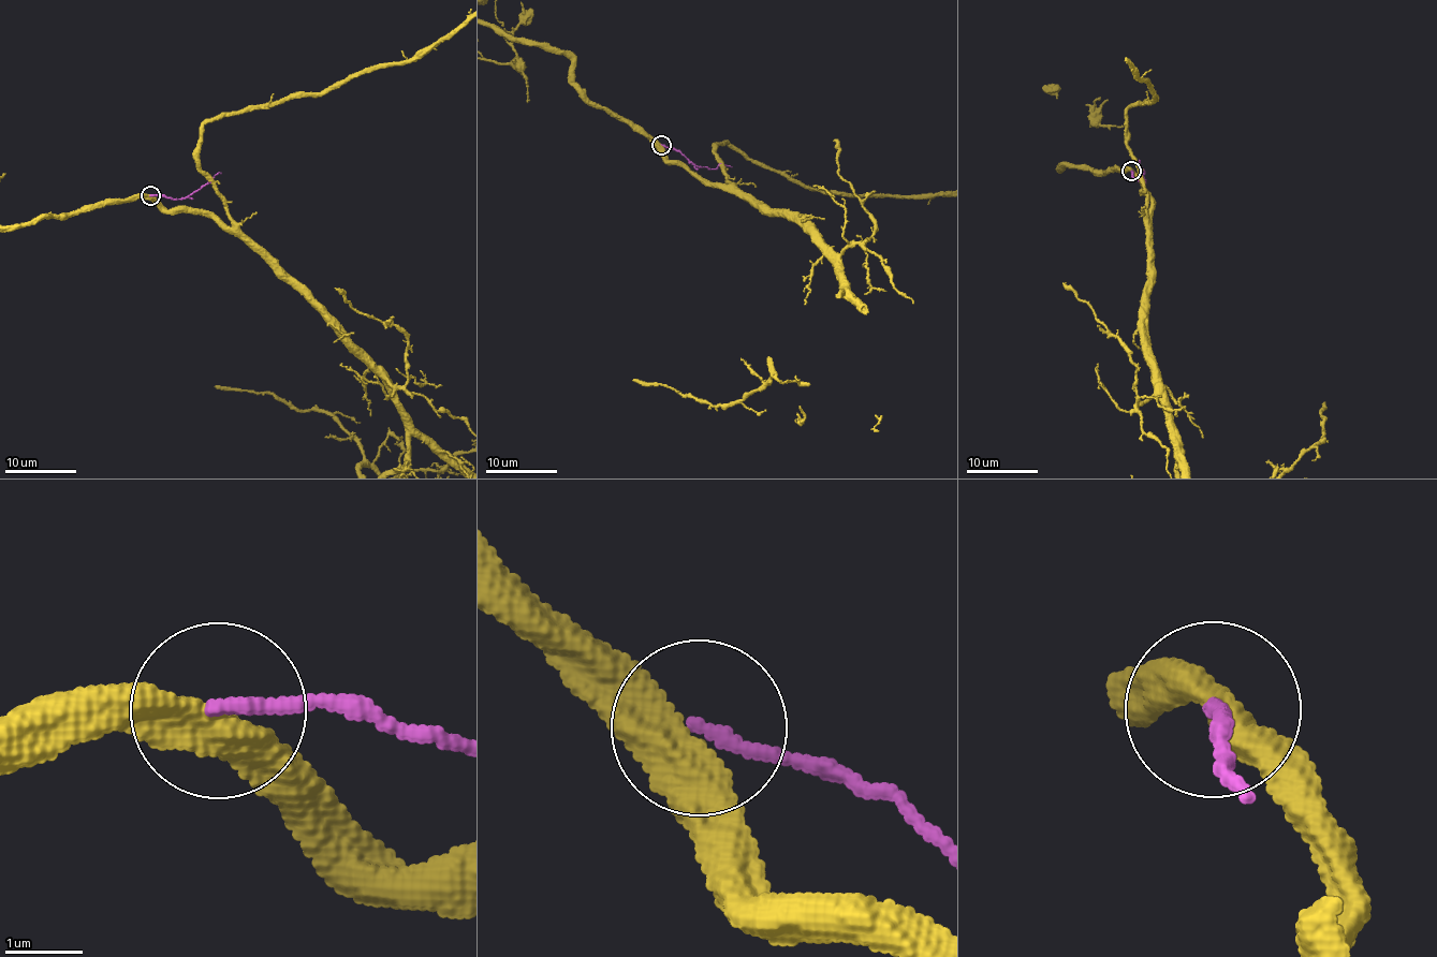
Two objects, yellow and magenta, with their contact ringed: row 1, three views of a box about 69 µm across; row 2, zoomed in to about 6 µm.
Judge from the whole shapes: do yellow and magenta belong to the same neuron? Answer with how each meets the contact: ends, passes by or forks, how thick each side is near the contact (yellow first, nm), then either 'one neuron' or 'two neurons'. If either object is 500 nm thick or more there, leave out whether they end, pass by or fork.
yellow passes by | magenta ends | 480/180 nm | two neurons

